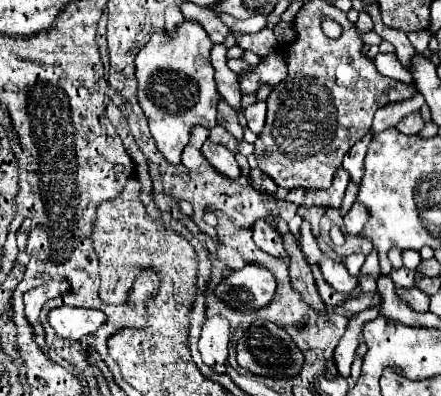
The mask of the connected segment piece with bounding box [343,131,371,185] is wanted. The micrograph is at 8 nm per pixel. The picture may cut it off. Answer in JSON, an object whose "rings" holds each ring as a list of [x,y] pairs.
{"rings":[[[367,131],[367,135],[355,143],[355,147],[349,149],[349,153],[343,157],[343,167],[349,171],[351,175],[351,181],[355,181],[357,185],[361,183],[361,177],[363,177],[363,159],[365,159],[365,153],[367,153],[367,147],[369,147],[369,141],[371,141],[371,131]]]}

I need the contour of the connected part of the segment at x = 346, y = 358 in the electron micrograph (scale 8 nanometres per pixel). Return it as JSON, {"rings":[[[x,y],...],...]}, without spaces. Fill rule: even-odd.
{"rings":[[[383,299],[377,305],[373,305],[373,307],[365,309],[365,311],[361,311],[361,313],[355,313],[355,315],[349,317],[349,325],[345,329],[345,335],[341,337],[341,341],[339,341],[339,345],[335,347],[335,353],[333,353],[335,365],[337,365],[339,373],[345,379],[349,379],[349,369],[351,369],[351,363],[355,359],[355,351],[357,351],[357,347],[361,343],[361,329],[365,325],[365,321],[375,319],[379,315],[381,305],[383,305]]]}

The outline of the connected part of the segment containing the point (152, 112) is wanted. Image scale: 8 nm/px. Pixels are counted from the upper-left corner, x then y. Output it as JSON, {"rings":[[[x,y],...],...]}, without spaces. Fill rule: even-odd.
{"rings":[[[183,21],[181,25],[177,25],[173,29],[173,33],[169,33],[169,31],[153,33],[149,43],[135,57],[139,107],[143,109],[143,113],[147,117],[149,131],[157,143],[157,149],[163,153],[163,157],[171,165],[181,163],[181,153],[183,153],[185,145],[189,143],[191,129],[195,125],[201,125],[205,129],[213,129],[217,125],[215,115],[217,115],[217,103],[219,103],[221,95],[219,95],[215,79],[213,79],[215,71],[213,71],[211,57],[209,57],[211,47],[213,47],[213,43],[209,41],[209,35],[205,33],[205,29],[201,29],[201,25],[197,25],[197,21]]]}

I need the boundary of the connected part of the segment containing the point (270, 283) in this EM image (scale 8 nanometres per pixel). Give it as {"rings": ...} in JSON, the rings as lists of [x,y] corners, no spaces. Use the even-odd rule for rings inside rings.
{"rings":[[[247,265],[233,271],[215,289],[217,297],[231,309],[249,313],[271,303],[275,293],[275,277],[267,267]]]}

